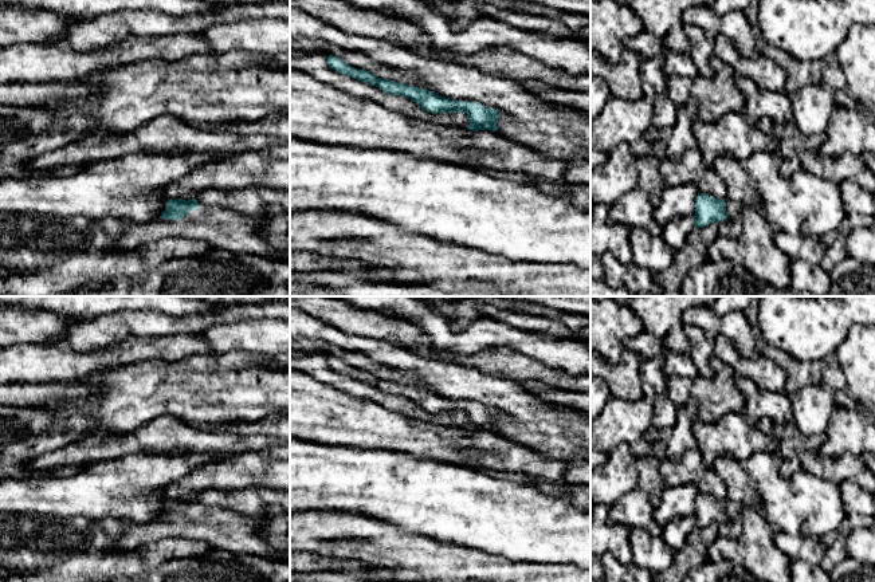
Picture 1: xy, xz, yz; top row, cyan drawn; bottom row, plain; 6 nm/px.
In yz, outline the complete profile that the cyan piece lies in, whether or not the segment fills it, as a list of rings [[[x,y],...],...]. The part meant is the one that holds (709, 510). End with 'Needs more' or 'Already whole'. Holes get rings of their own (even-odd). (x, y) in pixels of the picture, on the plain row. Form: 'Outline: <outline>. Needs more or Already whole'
Outline: [[[699,493],[697,496],[694,519],[698,530],[715,523],[718,535],[725,539],[738,540],[742,530],[741,520],[733,520],[727,516],[726,502],[711,495]]]. Needs more

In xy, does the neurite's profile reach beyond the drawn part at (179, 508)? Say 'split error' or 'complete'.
split error

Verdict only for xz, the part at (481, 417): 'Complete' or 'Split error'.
Complete

